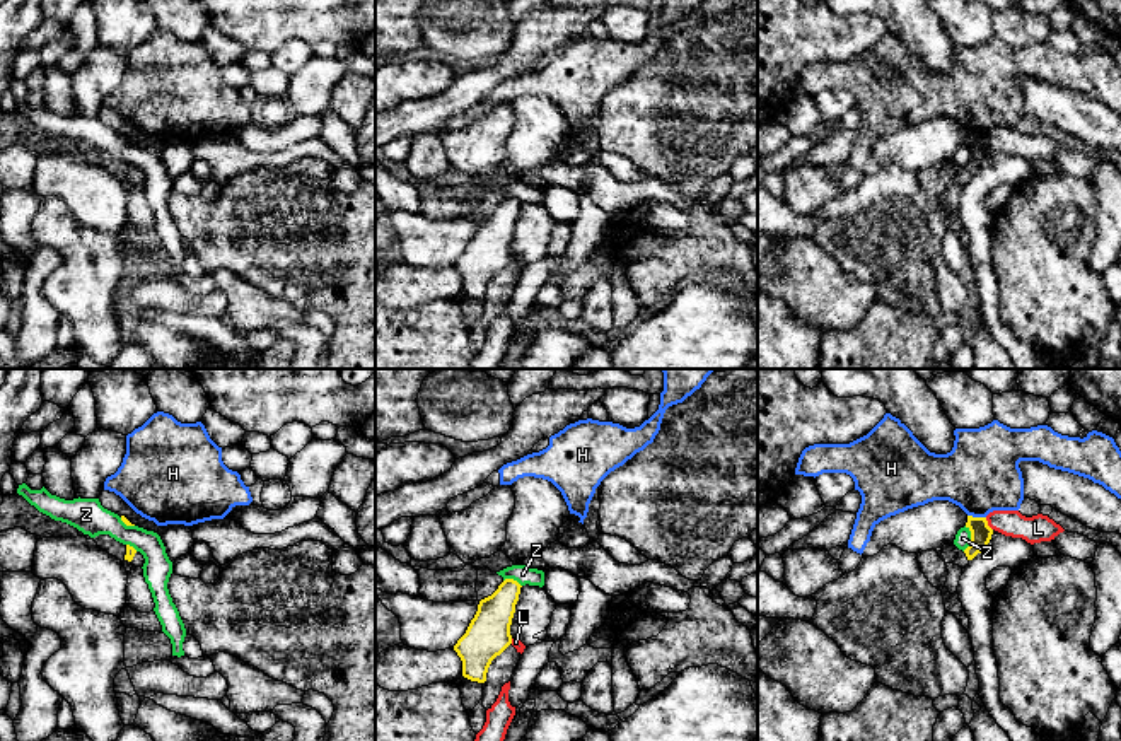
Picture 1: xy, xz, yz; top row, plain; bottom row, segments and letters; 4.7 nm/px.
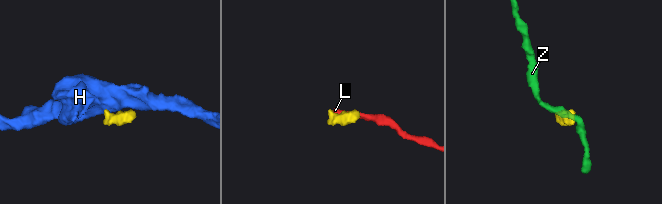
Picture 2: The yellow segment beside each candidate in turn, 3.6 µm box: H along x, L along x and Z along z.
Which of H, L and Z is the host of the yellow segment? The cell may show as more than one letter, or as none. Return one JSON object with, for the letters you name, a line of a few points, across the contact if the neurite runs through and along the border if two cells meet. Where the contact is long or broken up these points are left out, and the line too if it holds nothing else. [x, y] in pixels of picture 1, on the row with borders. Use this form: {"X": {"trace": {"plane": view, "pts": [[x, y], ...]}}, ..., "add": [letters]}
{"add": []}

